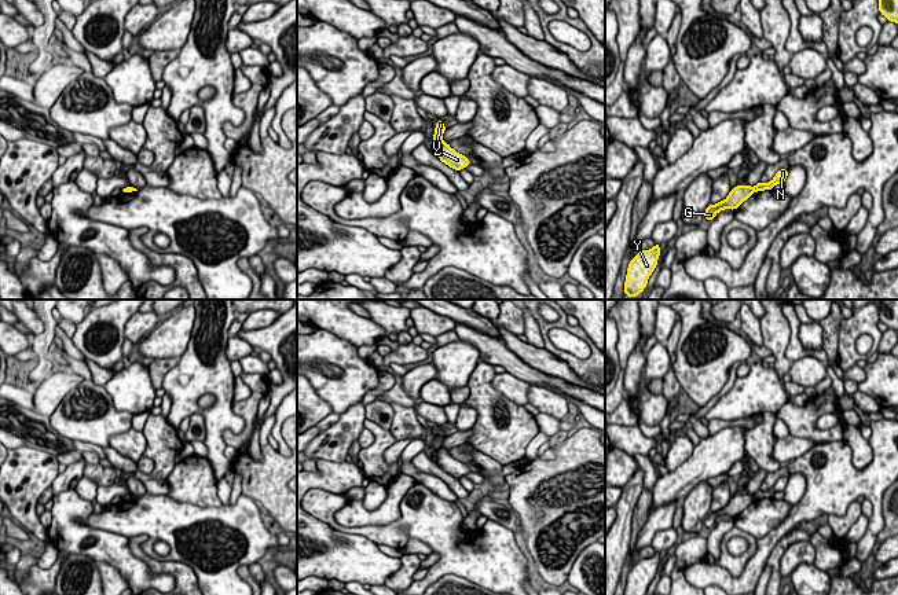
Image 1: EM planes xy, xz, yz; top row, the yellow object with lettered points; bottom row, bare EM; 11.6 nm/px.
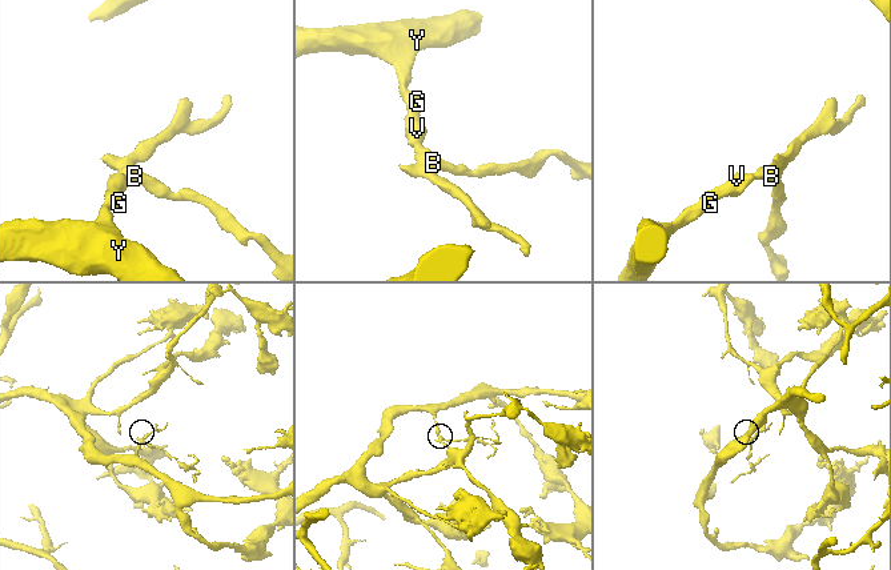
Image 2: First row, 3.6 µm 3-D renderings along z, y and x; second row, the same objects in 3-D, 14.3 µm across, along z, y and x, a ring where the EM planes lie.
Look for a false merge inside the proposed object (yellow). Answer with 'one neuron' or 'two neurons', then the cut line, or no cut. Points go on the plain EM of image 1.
two neurons | xz (440, 447), (437, 451)

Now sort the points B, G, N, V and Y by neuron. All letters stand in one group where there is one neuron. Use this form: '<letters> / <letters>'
B N / G V Y

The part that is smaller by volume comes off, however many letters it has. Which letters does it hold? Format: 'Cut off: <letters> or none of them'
Cut off: B, N

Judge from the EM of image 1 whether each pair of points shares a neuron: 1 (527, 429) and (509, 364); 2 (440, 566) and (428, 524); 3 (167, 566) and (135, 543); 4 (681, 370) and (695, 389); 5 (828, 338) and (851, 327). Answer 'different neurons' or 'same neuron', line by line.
1: different neurons
2: same neuron
3: same neuron
4: same neuron
5: different neurons

